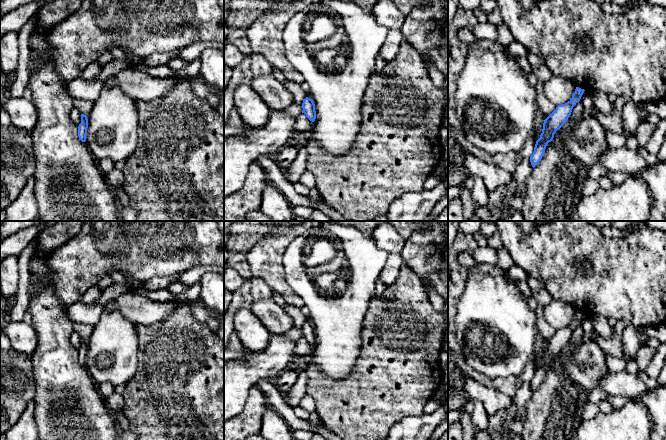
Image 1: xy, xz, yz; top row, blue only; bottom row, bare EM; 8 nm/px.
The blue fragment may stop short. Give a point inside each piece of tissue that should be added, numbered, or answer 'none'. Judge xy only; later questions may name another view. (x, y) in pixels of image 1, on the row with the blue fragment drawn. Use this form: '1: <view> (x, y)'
none

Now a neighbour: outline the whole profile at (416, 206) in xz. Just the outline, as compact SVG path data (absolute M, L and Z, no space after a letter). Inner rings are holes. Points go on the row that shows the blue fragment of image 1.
M443 183L431 190L407 193L390 205L387 218L389 221L426 221L433 206L445 196L448 188Z

